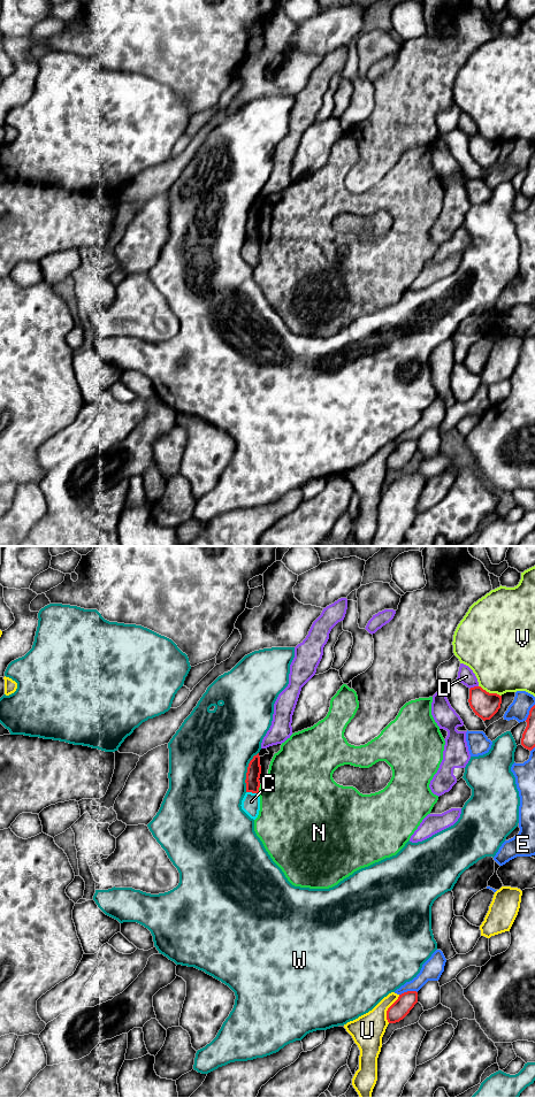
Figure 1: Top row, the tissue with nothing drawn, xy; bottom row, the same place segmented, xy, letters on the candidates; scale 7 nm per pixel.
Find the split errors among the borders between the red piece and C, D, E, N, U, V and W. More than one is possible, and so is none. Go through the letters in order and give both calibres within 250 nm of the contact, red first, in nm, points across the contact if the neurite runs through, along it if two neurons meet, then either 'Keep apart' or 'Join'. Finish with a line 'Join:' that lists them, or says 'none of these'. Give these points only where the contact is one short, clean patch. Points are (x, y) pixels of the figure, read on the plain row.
C: Thickness 100 nm (red) against 130 nm. Boundary: xy (246, 239), (258, 240). Keep apart
D: Thickness 180 nm (red) against 120 nm. Keep apart
E: Thickness 120 nm (red) against 150 nm. Keep apart
N: Thickness 100 nm (red) against 460 nm. Keep apart
U: Thickness 120 nm (red) against 220 nm. Keep apart
V: Thickness 180 nm (red) against 440 nm. Keep apart
W: Thickness 100 nm (red) against 480 nm. Keep apart
Join: none of these

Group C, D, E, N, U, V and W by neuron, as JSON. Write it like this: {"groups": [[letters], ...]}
{"groups": [["C", "D"], ["E"], ["N"], ["U"], ["V"], ["W"]]}

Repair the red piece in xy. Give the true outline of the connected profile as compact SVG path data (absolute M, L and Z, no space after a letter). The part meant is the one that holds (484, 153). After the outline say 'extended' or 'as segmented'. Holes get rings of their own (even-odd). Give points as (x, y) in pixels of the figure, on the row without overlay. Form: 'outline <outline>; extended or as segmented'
outline M481 135L469 137L469 154L483 169L490 168L500 156L502 144L489 141Z; as segmented

